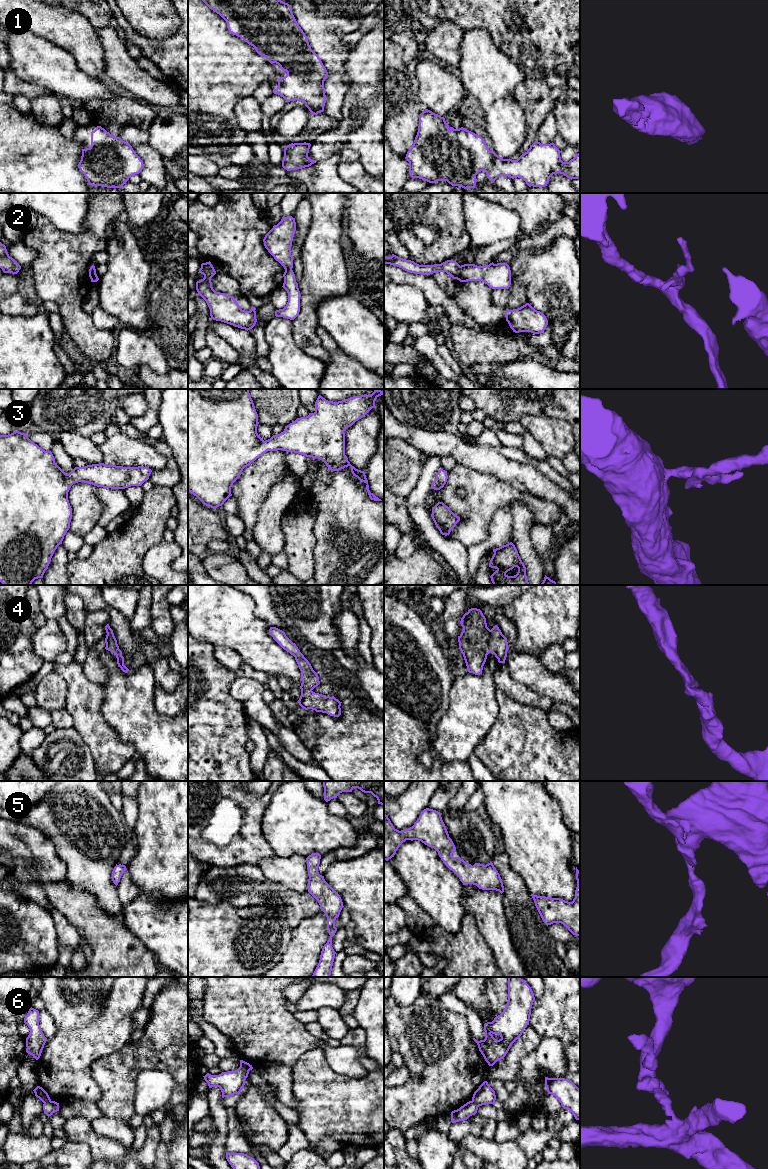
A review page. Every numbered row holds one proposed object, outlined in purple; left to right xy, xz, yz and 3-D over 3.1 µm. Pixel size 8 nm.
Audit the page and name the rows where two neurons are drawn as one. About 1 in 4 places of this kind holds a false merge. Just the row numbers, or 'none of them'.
2, 6

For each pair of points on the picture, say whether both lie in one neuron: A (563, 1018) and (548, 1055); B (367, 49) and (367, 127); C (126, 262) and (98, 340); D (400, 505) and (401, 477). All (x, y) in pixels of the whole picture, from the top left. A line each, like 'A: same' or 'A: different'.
A: different
B: same
C: different
D: different

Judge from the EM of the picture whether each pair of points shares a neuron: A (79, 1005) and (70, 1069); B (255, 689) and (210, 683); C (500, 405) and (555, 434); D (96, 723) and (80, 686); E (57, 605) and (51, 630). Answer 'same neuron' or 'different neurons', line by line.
A: different neurons
B: different neurons
C: different neurons
D: same neuron
E: different neurons

